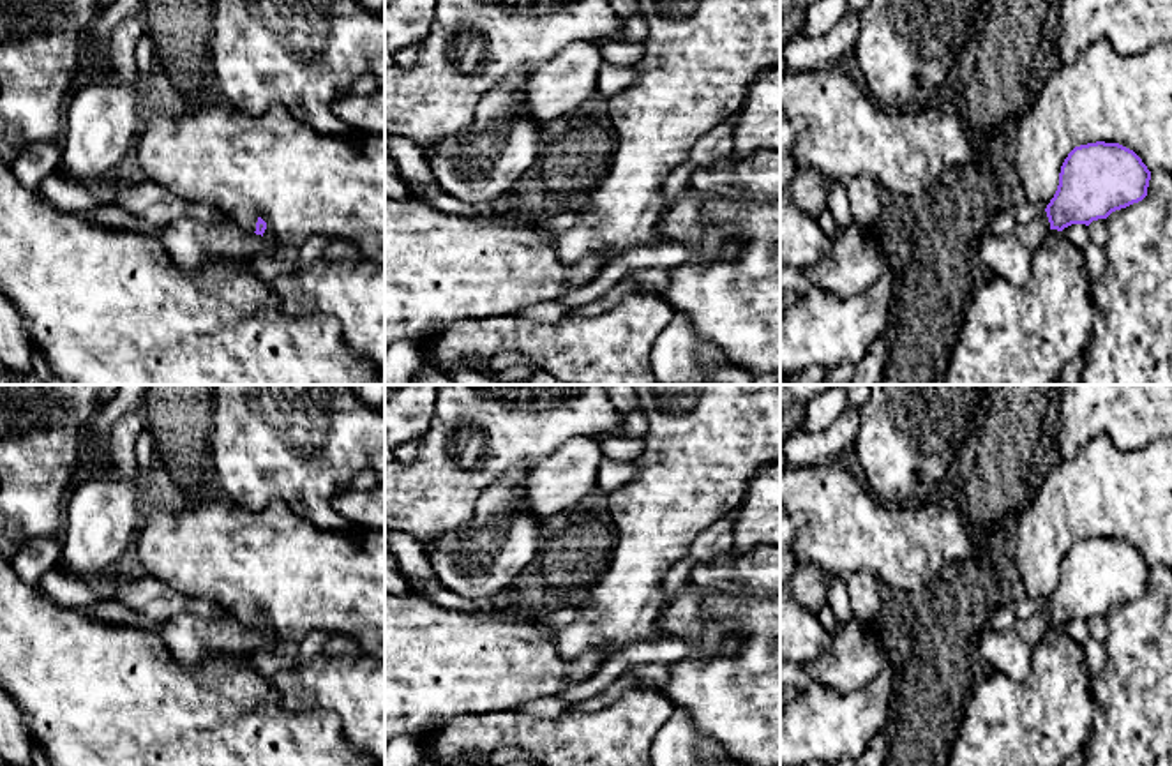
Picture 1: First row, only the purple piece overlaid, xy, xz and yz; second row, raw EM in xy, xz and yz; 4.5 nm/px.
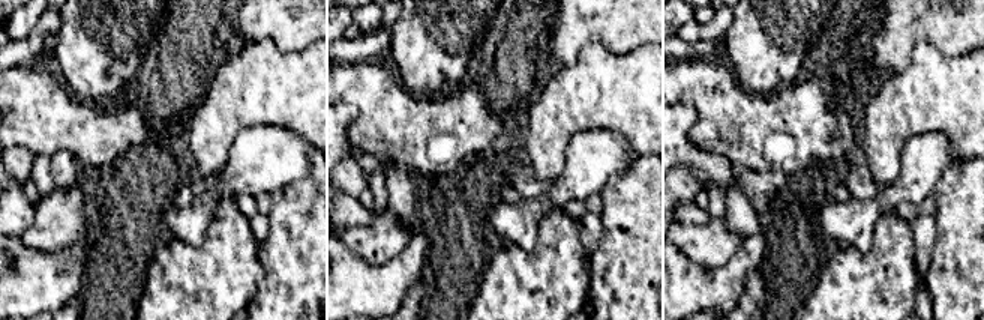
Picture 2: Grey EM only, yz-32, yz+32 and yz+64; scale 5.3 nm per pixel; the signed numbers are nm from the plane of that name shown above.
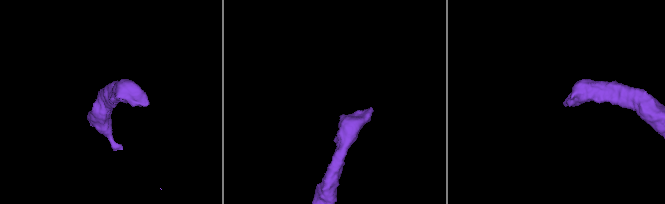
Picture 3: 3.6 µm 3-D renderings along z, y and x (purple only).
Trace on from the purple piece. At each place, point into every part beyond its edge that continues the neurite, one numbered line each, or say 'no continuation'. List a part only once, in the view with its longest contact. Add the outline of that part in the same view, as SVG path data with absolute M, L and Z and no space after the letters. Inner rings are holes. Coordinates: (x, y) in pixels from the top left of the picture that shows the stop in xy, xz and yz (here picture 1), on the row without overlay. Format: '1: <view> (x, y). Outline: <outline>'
1: yz (1010, 652). Outline: M1043 605L1036 614L1017 620L1010 630L994 630L990 627L978 634L978 657L992 671L1003 672L1015 681L1029 676L1036 646L1048 634L1050 618Z

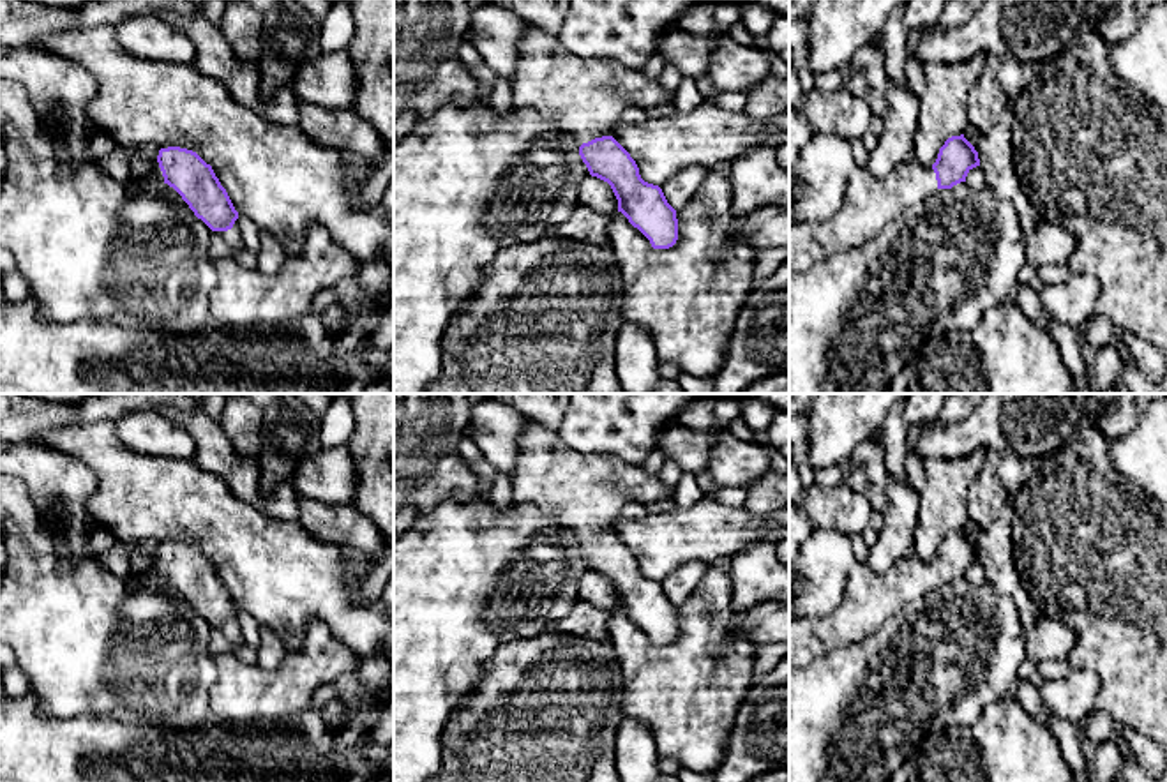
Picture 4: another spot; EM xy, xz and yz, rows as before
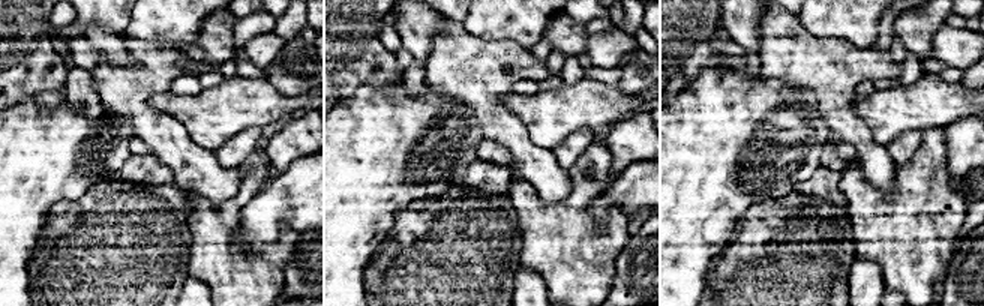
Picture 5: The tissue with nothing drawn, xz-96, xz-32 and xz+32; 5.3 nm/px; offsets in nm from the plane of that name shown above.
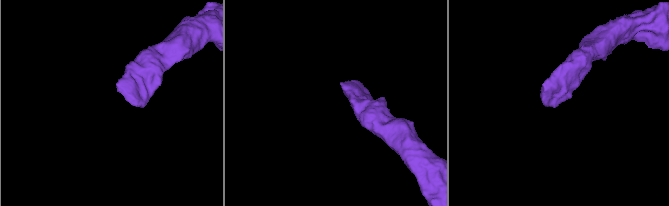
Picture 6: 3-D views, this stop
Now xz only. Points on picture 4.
1: xz (585, 493). Outline: M524 420L519 438L517 461L512 471L512 501L530 503L544 515L553 517L577 538L613 531L620 510L627 503L653 503L671 500L674 487L662 484L659 473L648 473L641 466L629 466L609 454L581 454L570 450L556 431Z

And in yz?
1: yz (871, 601). Outline: M913 554L897 560L883 574L858 563L835 611L821 618L789 618L789 667L809 665L835 650L872 637L936 584L934 565Z

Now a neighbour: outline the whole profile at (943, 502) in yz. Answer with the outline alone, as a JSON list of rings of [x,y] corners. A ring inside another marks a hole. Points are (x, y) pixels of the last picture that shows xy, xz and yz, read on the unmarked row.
[[[978,448],[959,459],[925,459],[925,485],[920,491],[920,514],[913,538],[913,556],[932,563],[939,544],[952,531],[964,530],[969,523],[967,496],[975,484],[987,450]]]

